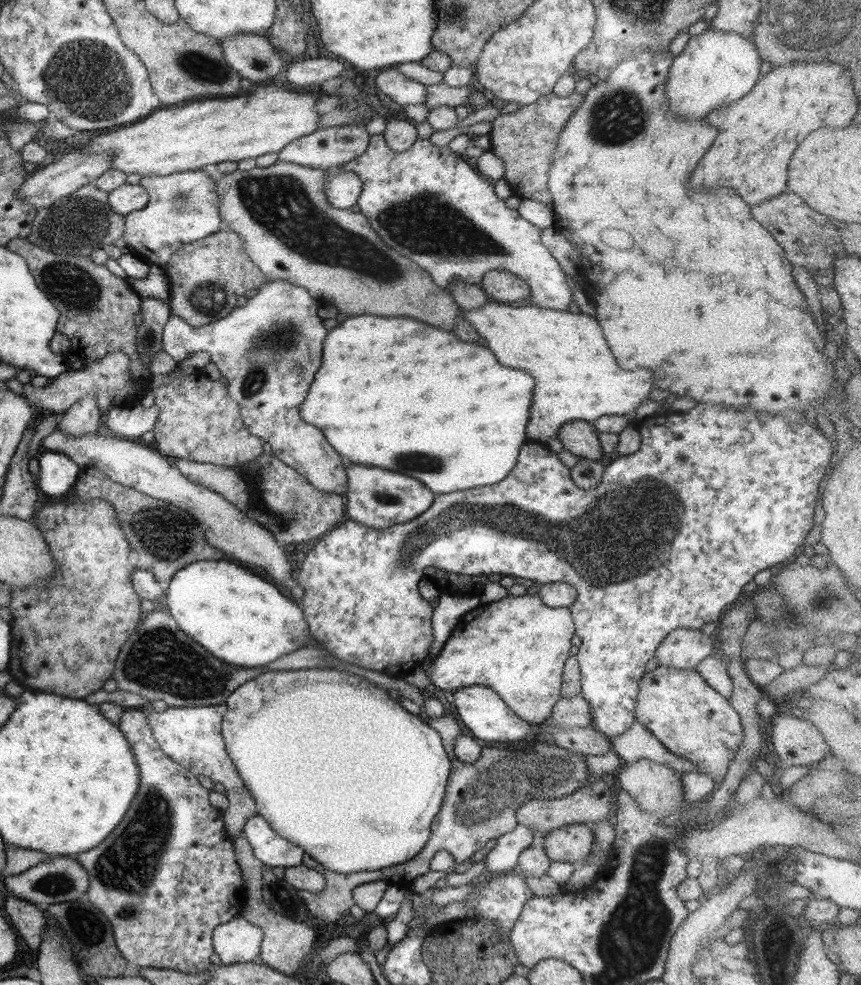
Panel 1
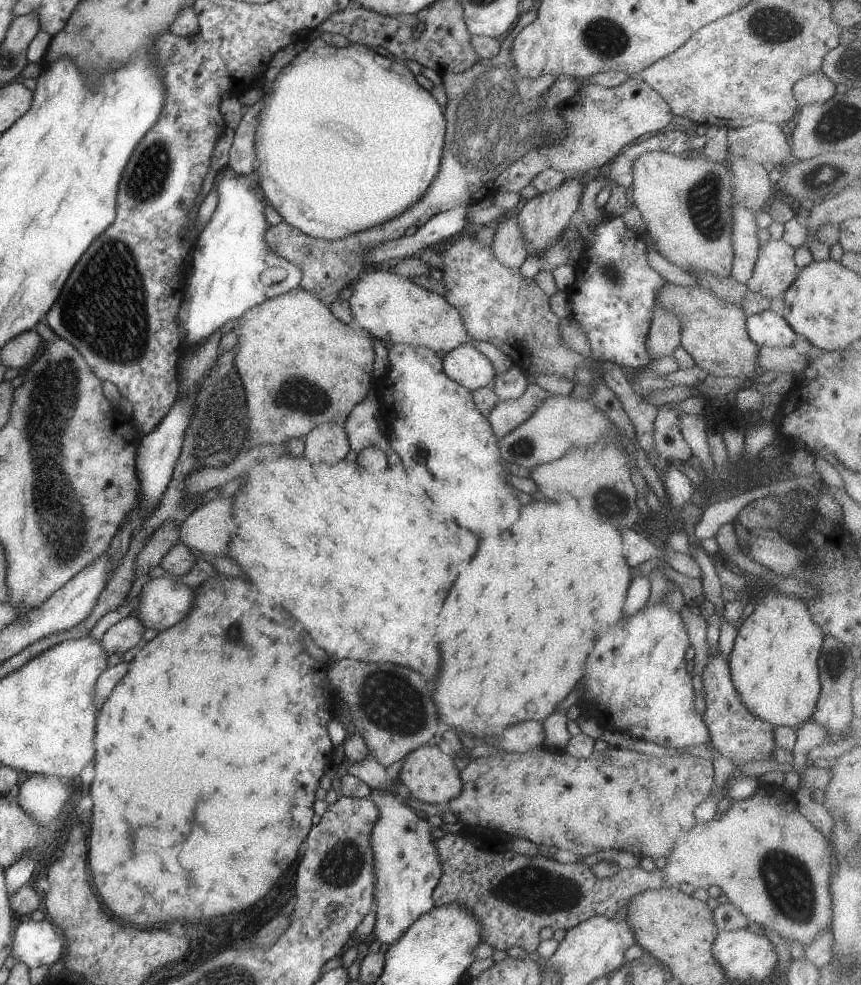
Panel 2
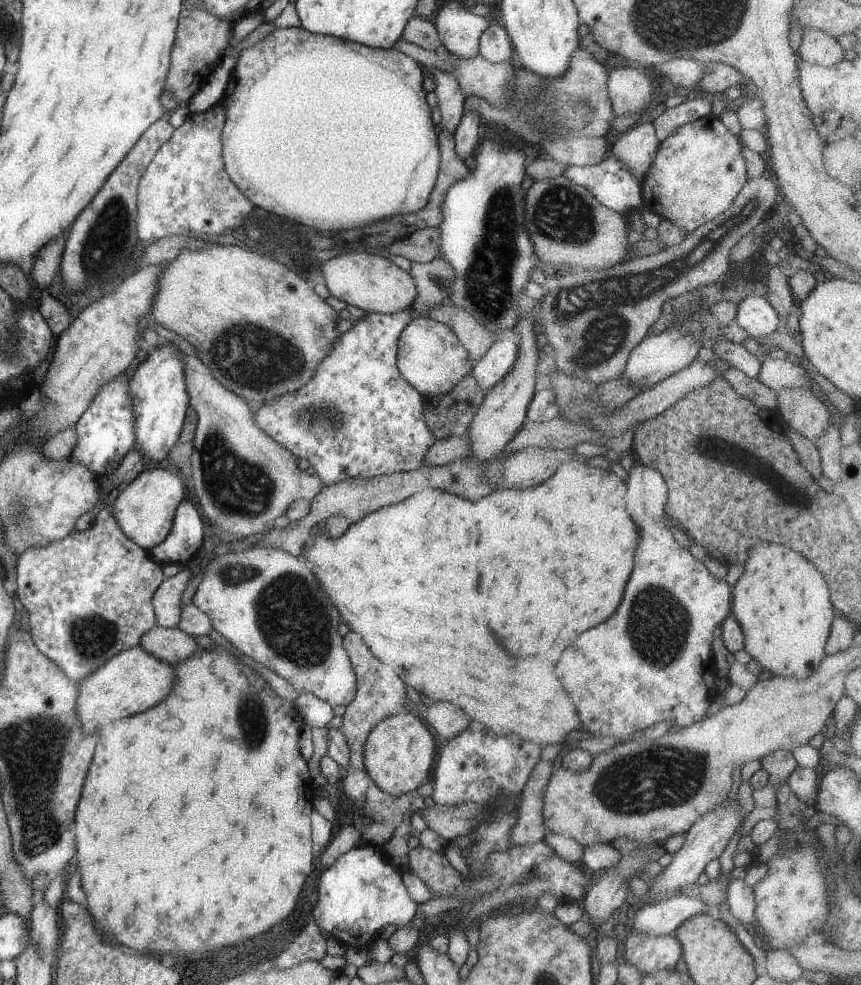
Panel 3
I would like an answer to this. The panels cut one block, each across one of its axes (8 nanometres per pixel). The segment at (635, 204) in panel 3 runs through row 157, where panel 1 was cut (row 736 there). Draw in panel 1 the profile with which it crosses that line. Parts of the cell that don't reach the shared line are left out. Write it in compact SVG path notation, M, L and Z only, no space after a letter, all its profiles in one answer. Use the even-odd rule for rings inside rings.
M699 403L689 412L660 416L659 412L644 417L635 428L639 433L639 448L628 455L620 455L617 459L605 464L601 482L592 489L582 489L573 484L570 469L565 467L557 454L539 442L523 442L519 446L513 468L499 482L477 488L437 494L429 508L419 516L385 529L373 529L352 521L343 521L337 527L323 534L317 544L307 552L307 558L299 572L299 584L303 588L303 597L299 606L303 619L307 624L310 637L321 644L328 654L343 663L354 664L361 668L371 669L384 675L402 677L419 665L427 656L433 636L431 633L431 613L433 609L429 601L423 600L418 590L418 580L423 568L427 566L444 570L447 573L460 573L467 576L483 574L515 576L533 582L564 583L575 590L577 599L568 607L575 628L574 635L580 640L575 654L579 663L580 696L589 704L591 728L611 737L621 735L631 727L634 721L635 702L638 694L639 679L644 675L643 668L653 658L655 646L677 628L699 629L707 623L713 623L719 614L741 594L743 586L753 579L757 572L769 569L777 570L794 558L795 550L803 544L807 532L813 523L813 508L819 494L819 484L825 480L833 464L831 443L825 439L814 422L808 421L801 411L783 411L769 415L763 411L751 409L735 410L723 408L723 405Z

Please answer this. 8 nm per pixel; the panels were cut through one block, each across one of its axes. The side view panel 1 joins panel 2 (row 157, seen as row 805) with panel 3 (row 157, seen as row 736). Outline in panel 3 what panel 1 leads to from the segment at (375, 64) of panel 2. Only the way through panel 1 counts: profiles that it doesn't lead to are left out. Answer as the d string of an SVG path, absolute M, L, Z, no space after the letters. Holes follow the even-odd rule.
M301 27L291 28L277 28L273 30L269 35L265 36L262 40L255 43L248 49L243 49L239 54L239 60L233 70L235 72L235 87L231 92L224 92L221 102L225 107L225 120L221 131L222 142L222 161L224 164L225 172L227 176L233 181L233 184L254 204L255 208L260 214L269 214L271 218L282 219L287 224L309 226L319 230L355 230L355 228L363 228L375 223L379 223L382 219L391 219L395 215L409 214L420 209L420 203L424 200L424 197L428 196L430 190L433 188L436 176L439 170L439 154L438 140L435 134L435 126L431 121L431 113L429 106L425 103L424 88L422 87L422 80L424 79L424 70L417 64L412 58L405 56L402 52L395 50L394 47L390 49L376 49L371 48L359 43L354 43L348 40L343 40L331 35L315 34Z

